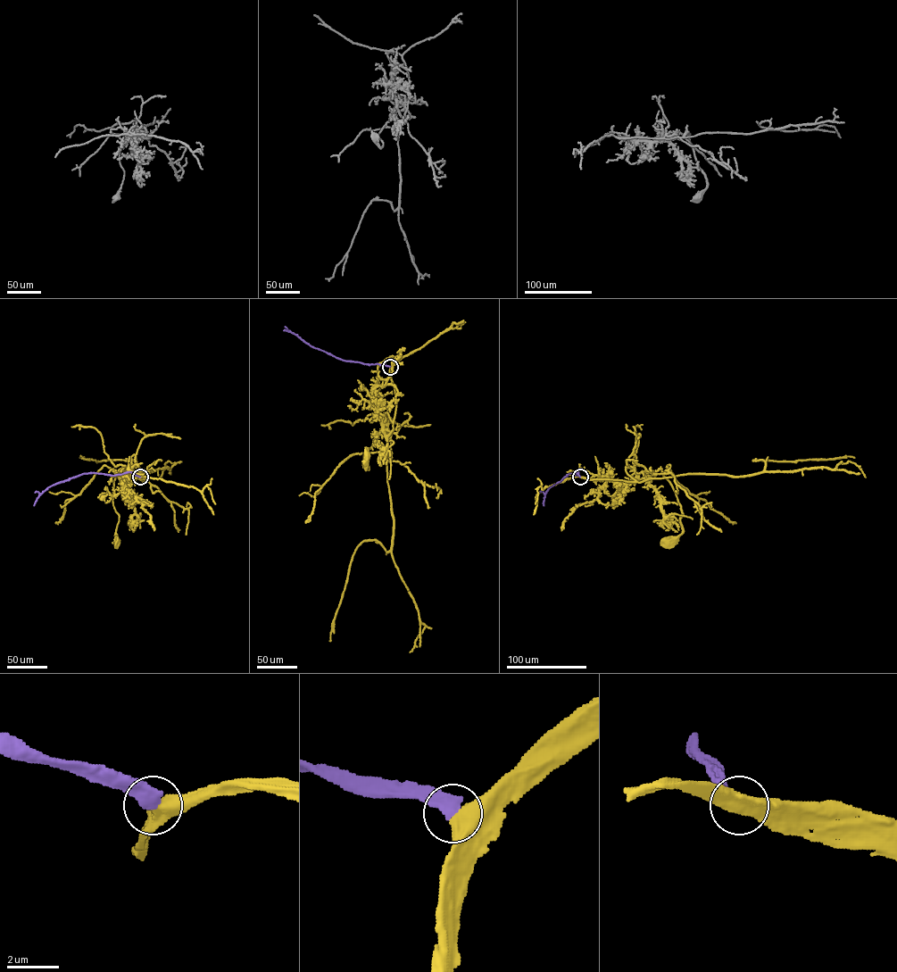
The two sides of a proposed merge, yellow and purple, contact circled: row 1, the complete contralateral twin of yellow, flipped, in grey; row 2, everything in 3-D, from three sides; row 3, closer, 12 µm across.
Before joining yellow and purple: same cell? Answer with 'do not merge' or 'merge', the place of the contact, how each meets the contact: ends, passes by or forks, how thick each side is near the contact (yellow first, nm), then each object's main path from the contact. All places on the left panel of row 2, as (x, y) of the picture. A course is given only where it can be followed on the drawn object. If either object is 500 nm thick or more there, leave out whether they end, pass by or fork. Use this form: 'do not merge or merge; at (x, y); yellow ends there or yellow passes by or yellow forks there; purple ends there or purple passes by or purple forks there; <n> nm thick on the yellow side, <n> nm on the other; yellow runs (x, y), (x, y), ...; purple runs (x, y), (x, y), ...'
merge; at (140, 477); 650 nm thick on the yellow side, 400 nm on the other; yellow runs (140, 477), (145, 480), (129, 477), (120, 469), (114, 479), (112, 502), (119, 516), (115, 531), (118, 542); purple runs (140, 477), (130, 471), (112, 476), (84, 473), (47, 487), (34, 505)

